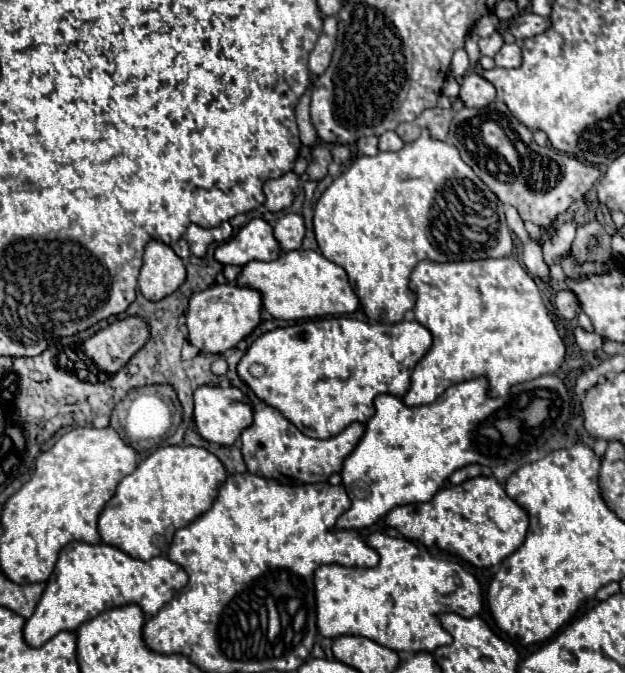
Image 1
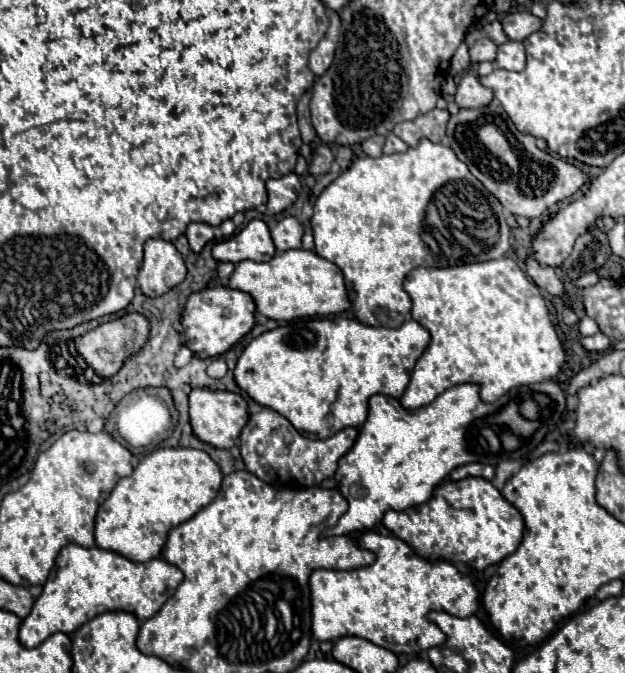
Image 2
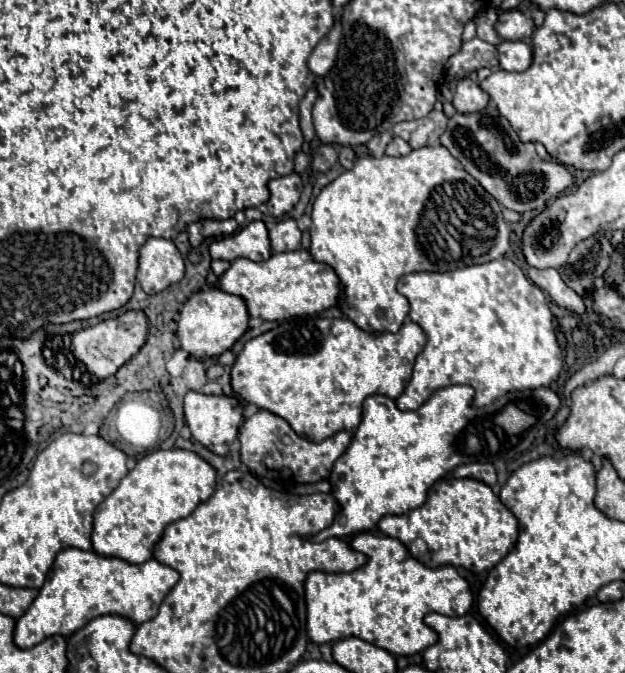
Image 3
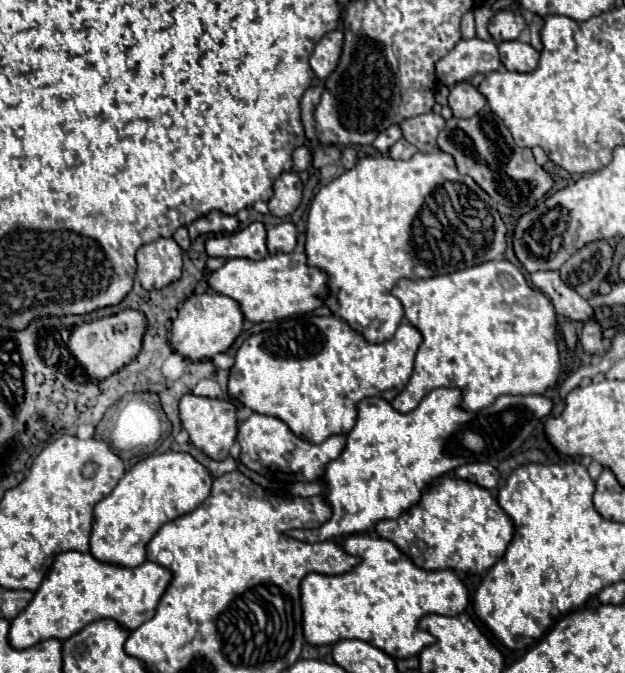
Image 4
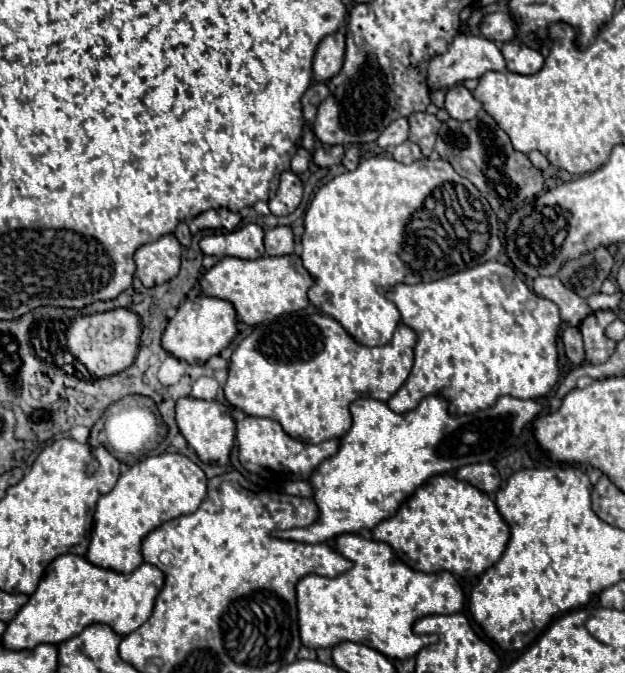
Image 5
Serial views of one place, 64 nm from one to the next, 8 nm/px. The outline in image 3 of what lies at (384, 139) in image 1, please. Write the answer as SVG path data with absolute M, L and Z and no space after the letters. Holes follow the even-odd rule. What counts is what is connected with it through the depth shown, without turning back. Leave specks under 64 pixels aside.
M394 136L386 148L388 156L400 156L400 154L408 154L408 152L410 152L410 146L406 142L402 142L398 136Z

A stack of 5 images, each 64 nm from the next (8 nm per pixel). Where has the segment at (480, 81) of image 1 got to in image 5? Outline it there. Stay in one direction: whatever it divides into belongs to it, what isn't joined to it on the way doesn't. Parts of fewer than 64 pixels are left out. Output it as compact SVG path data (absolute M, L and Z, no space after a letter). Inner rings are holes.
M464 84L452 86L446 94L446 110L454 120L472 120L480 108L482 104Z

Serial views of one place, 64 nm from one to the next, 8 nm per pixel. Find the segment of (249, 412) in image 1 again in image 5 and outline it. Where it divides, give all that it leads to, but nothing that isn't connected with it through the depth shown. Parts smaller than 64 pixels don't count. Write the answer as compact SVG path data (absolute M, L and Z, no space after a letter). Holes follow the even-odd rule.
M180 398L176 402L176 422L188 444L196 450L202 462L210 464L228 464L230 450L236 436L236 424L232 420L232 410L226 404L220 404L218 400L200 400L200 398Z

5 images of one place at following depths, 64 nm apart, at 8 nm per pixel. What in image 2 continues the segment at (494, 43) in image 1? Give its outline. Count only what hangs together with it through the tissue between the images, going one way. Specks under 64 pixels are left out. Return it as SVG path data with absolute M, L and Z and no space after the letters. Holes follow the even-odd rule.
M480 38L476 44L470 48L470 60L472 62L482 62L482 60L494 60L496 58L496 44L490 38Z

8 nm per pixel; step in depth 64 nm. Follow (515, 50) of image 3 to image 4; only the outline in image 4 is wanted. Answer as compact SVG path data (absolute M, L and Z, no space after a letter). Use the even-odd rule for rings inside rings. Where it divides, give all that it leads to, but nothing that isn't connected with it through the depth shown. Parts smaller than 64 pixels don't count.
M520 40L500 42L498 50L500 50L504 68L514 70L514 72L530 72L536 68L536 64L540 60L540 54L530 44L524 44Z

